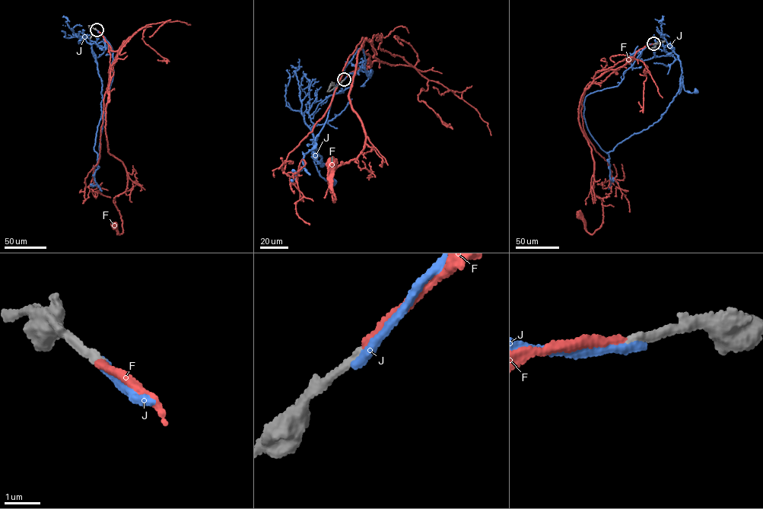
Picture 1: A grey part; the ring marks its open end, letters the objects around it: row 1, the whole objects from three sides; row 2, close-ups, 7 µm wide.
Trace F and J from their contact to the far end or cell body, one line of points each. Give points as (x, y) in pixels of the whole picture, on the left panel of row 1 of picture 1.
F: (96, 30), (118, 51), (105, 134), (128, 180), (113, 200), (122, 233), (115, 226)
J: (96, 30), (111, 46), (113, 71), (98, 159), (93, 149), (102, 85), (94, 55), (97, 57), (109, 46)

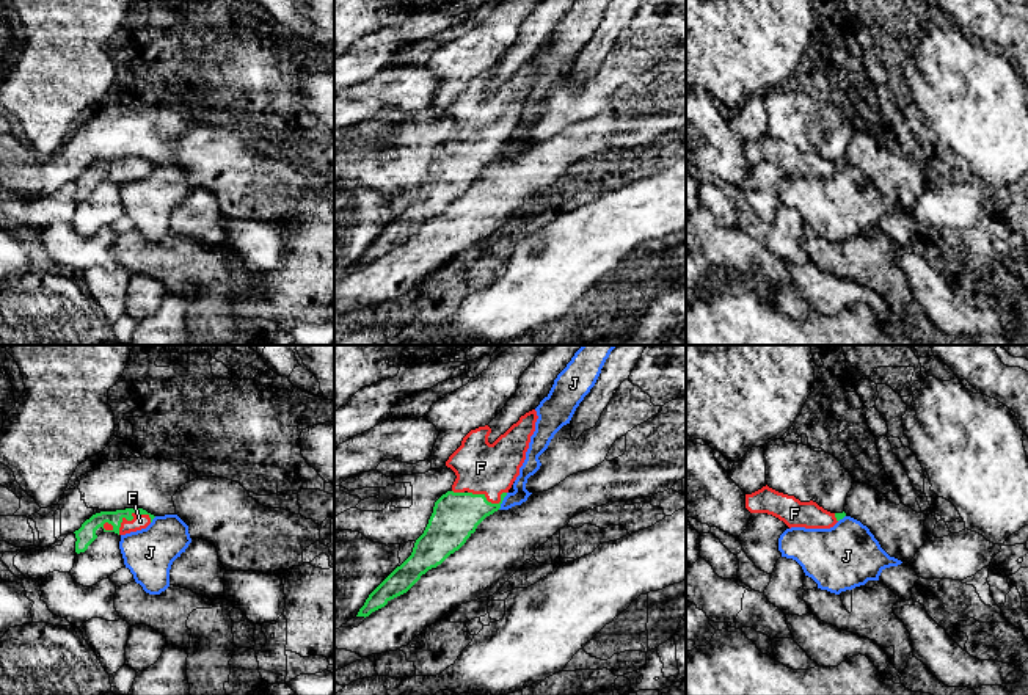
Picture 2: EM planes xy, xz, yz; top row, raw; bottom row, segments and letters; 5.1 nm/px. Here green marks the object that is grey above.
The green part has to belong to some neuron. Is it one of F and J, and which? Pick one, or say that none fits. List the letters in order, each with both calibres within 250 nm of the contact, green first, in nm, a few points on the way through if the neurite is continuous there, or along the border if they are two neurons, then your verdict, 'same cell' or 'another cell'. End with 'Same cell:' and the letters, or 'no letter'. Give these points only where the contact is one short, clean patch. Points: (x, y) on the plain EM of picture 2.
F: calibres 100 and 80 nm; way xy (85, 184), (98, 170), (131, 168), (140, 170); same cell
J: calibres 240 and 90 nm; another cell
Same cell: F

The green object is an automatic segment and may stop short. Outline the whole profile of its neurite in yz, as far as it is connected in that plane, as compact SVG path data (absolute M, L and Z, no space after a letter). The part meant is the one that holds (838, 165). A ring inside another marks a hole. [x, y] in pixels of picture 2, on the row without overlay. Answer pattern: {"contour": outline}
{"contour": "M767 133L761 138L745 143L745 157L750 162L767 162L791 176L830 177L846 162L830 162L816 151L800 151L794 144L778 141Z"}

